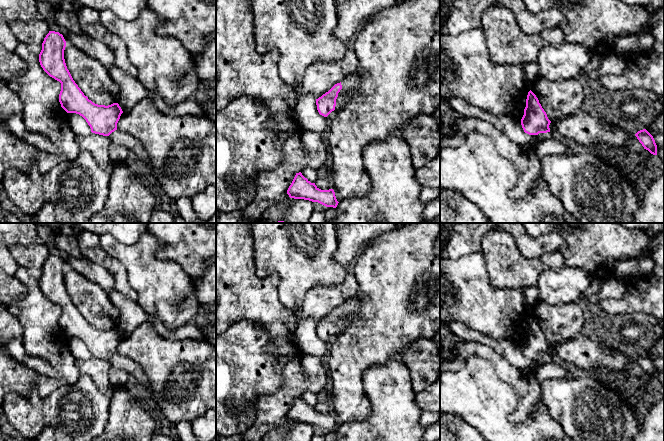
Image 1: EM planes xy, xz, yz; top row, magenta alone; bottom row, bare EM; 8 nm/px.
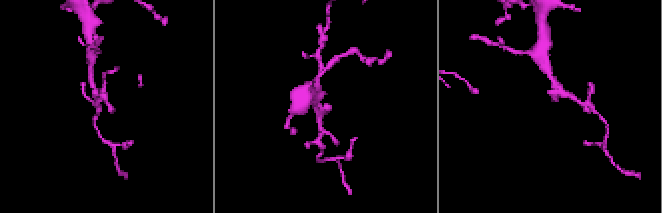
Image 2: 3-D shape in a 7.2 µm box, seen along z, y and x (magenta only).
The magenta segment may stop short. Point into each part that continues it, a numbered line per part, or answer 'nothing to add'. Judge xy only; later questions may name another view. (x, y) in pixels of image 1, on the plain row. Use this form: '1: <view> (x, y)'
1: xy (118, 361)

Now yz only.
1: yz (540, 361)

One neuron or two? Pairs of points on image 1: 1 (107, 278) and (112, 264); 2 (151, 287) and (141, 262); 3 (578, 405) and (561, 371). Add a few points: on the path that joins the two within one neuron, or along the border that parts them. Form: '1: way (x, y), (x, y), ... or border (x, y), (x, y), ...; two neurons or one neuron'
1: border (89, 260), (112, 275), (120, 293); two neurons
2: way (151, 281), (144, 268); one neuron
3: border (566, 374), (560, 378), (549, 378), (540, 382); two neurons

